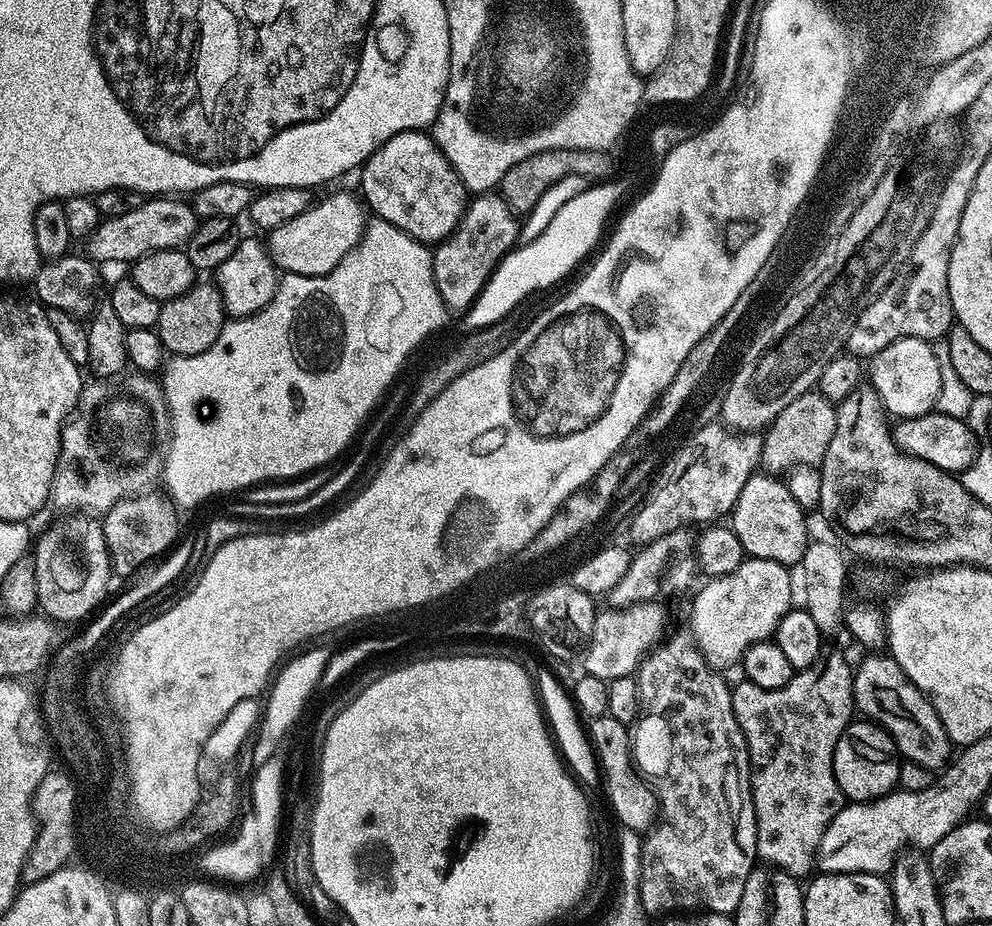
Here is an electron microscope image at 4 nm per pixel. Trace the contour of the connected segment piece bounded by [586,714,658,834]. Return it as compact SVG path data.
M605 714L587 721L586 735L596 753L602 773L602 788L606 793L611 815L616 815L627 831L647 833L658 819L656 793L641 779L634 767L629 729L622 722L618 722L618 718Z

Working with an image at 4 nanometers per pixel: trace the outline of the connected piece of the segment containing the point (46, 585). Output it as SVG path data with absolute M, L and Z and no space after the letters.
M80 516L65 520L68 521L52 529L37 544L35 541L34 559L38 578L36 603L39 611L53 622L84 622L101 607L105 599L108 576L113 575L112 563L108 557L104 526L99 519Z

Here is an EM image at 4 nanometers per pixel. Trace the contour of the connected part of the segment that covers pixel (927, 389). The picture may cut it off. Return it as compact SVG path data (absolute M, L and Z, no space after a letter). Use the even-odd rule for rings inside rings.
M902 338L890 342L871 357L872 380L870 387L884 403L884 411L892 418L921 416L936 408L942 386L942 374L938 366L935 347L922 338Z

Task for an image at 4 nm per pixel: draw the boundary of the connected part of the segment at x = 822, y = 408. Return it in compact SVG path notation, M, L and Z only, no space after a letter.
M819 390L802 394L802 398L794 398L794 402L790 402L790 406L786 406L786 410L782 410L782 414L778 414L778 418L774 418L763 433L761 465L769 473L784 474L799 464L823 464L830 438L834 438L835 425L836 404L827 400Z

